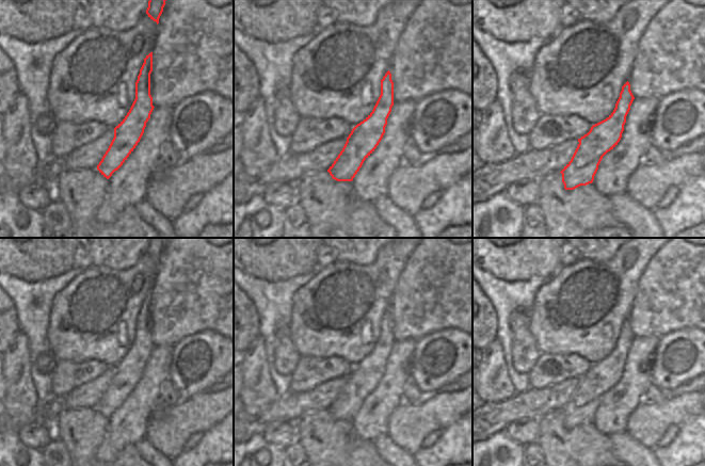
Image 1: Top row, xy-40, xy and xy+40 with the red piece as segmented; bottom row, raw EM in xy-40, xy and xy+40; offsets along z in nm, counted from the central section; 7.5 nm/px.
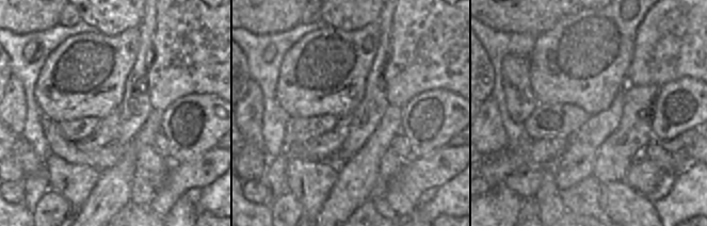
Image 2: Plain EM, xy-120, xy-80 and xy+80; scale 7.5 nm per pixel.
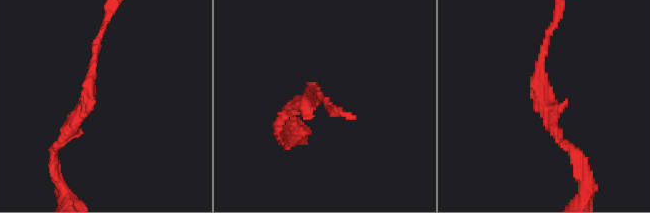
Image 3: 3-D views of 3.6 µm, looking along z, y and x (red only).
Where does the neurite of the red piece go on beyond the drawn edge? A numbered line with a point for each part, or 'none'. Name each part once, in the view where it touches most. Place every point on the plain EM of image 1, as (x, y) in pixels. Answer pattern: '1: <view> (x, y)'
none

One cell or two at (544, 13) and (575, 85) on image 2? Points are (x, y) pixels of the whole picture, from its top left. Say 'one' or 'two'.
two

